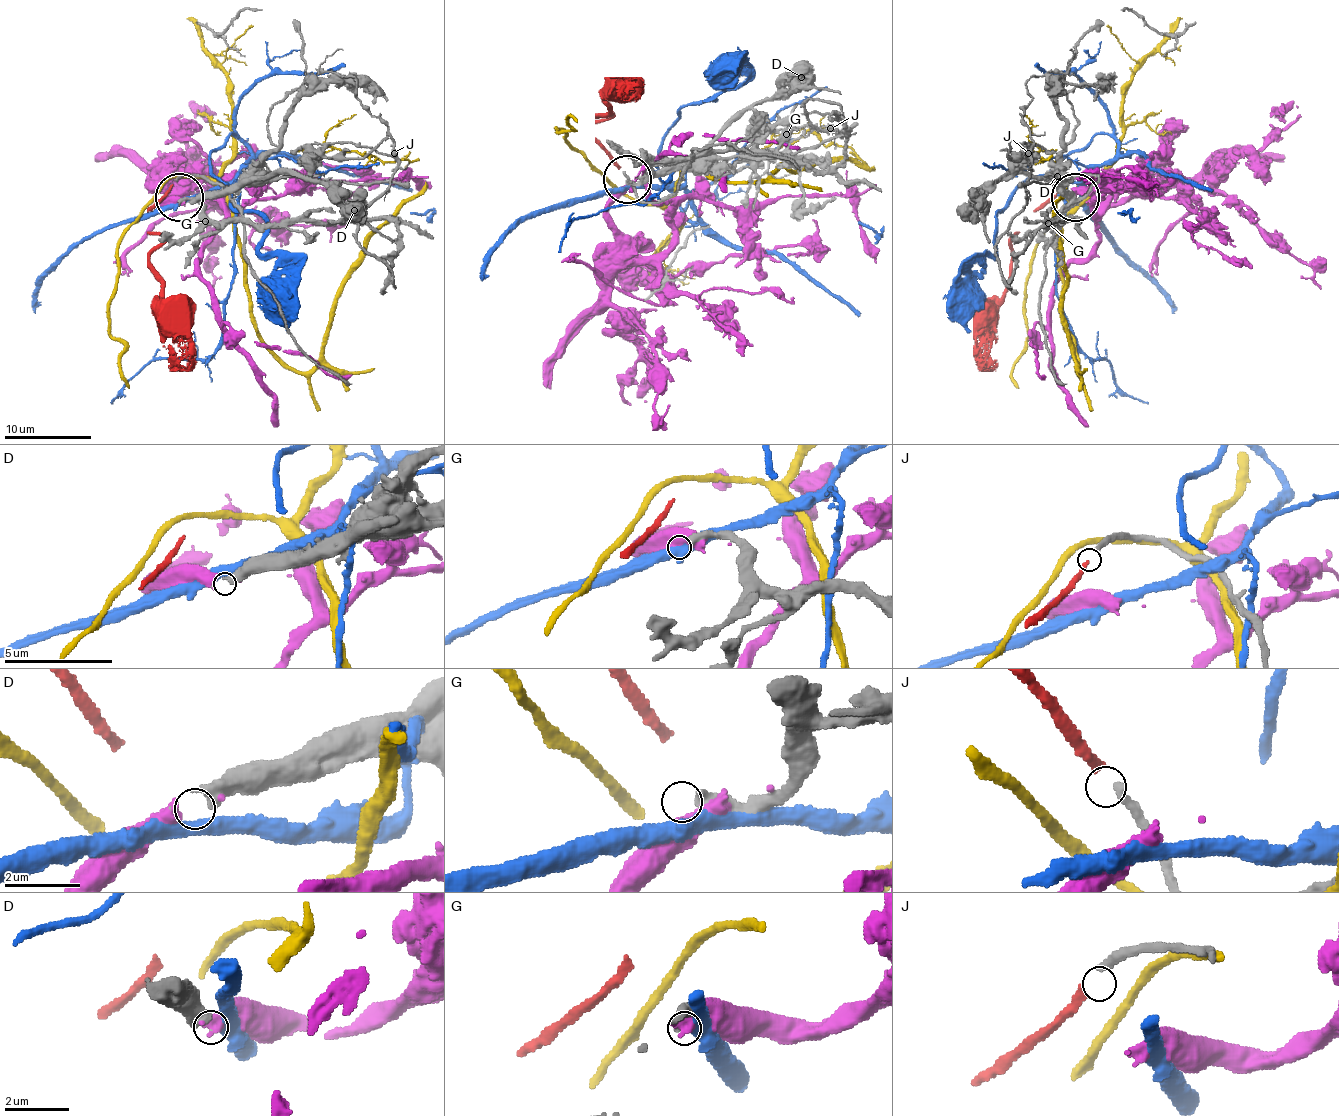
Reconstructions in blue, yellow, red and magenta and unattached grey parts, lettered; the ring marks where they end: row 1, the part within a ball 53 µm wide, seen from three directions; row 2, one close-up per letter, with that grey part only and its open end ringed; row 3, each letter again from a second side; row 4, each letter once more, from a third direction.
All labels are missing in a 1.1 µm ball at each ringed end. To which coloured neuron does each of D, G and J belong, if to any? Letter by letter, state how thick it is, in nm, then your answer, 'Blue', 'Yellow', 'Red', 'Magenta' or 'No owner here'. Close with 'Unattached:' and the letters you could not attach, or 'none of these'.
D: Thickness 480 nm. Magenta
G: Thickness 360 nm. No owner here
J: Thickness 280 nm. Red
Unattached: G

